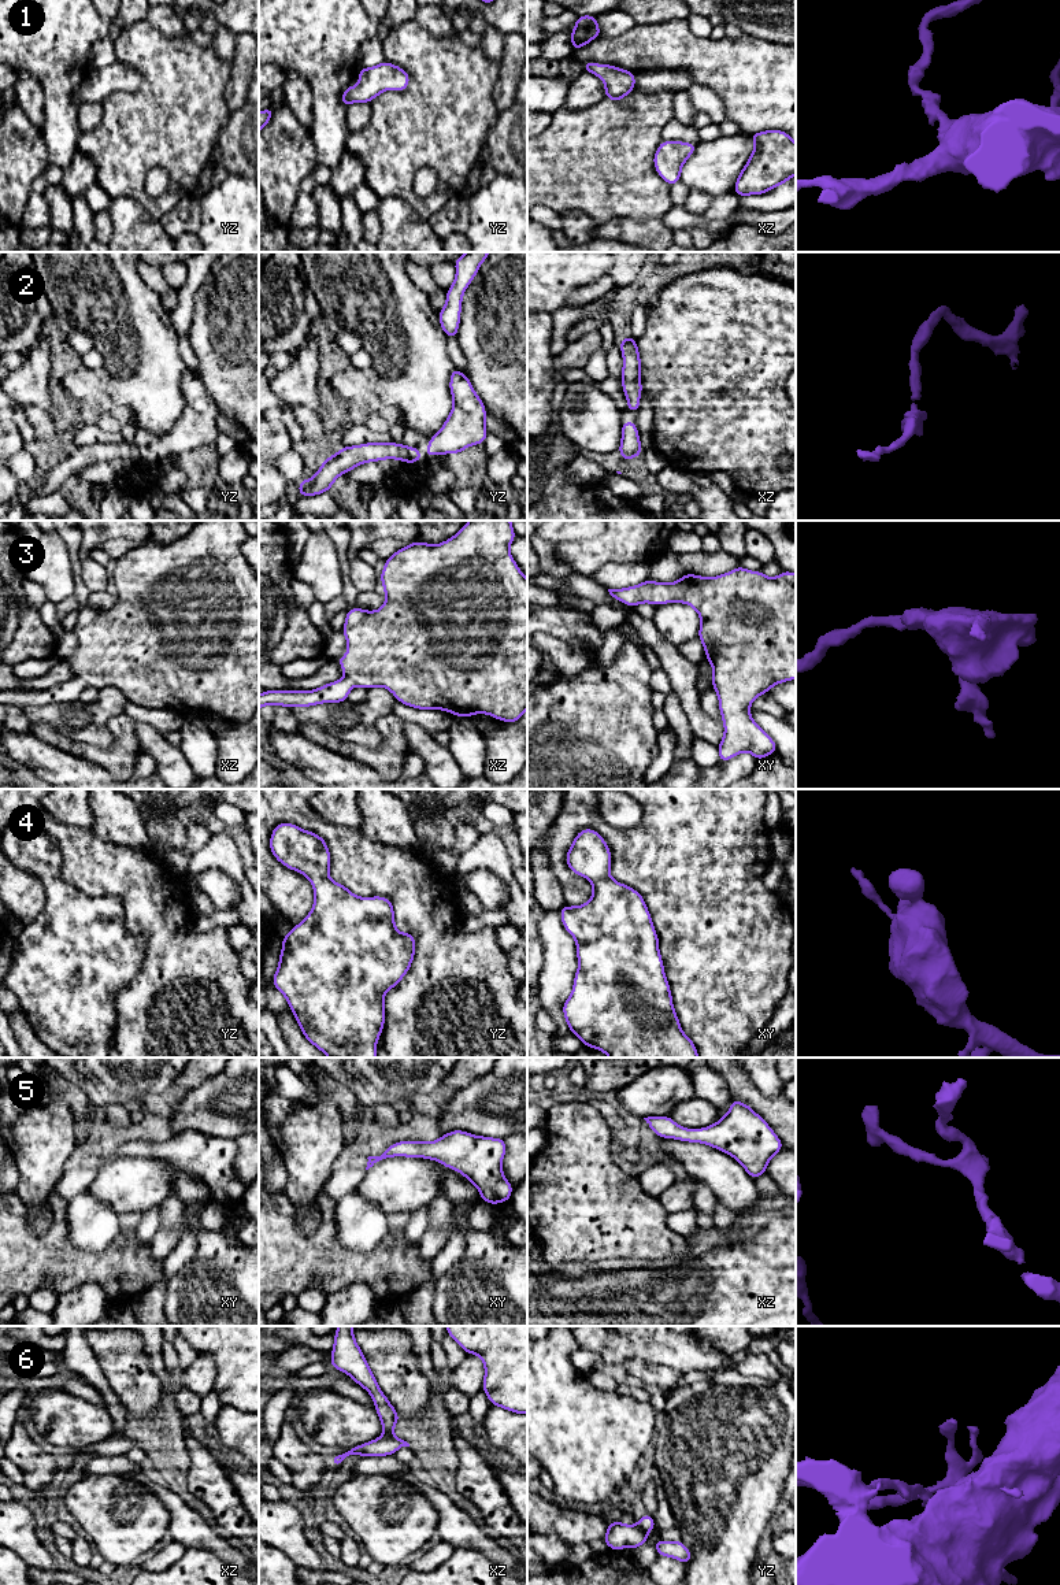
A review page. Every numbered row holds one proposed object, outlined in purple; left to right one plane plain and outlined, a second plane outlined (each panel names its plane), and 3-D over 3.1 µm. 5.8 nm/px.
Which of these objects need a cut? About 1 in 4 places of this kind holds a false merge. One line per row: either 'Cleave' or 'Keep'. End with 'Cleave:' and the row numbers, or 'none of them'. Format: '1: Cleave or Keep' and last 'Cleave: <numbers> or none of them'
1: Keep
2: Keep
3: Keep
4: Keep
5: Keep
6: Cleave
Cleave: 6

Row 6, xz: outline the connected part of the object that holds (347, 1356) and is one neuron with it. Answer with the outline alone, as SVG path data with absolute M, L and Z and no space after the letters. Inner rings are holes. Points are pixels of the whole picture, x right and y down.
M352 1326L337 1327L330 1366L351 1375L357 1385L371 1395L375 1411L382 1423L383 1436L393 1437L393 1429L400 1416L379 1389L362 1349L355 1341Z

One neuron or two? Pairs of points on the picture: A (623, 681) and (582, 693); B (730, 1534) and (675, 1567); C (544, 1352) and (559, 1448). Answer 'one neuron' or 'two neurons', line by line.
A: one neuron
B: two neurons
C: one neuron

